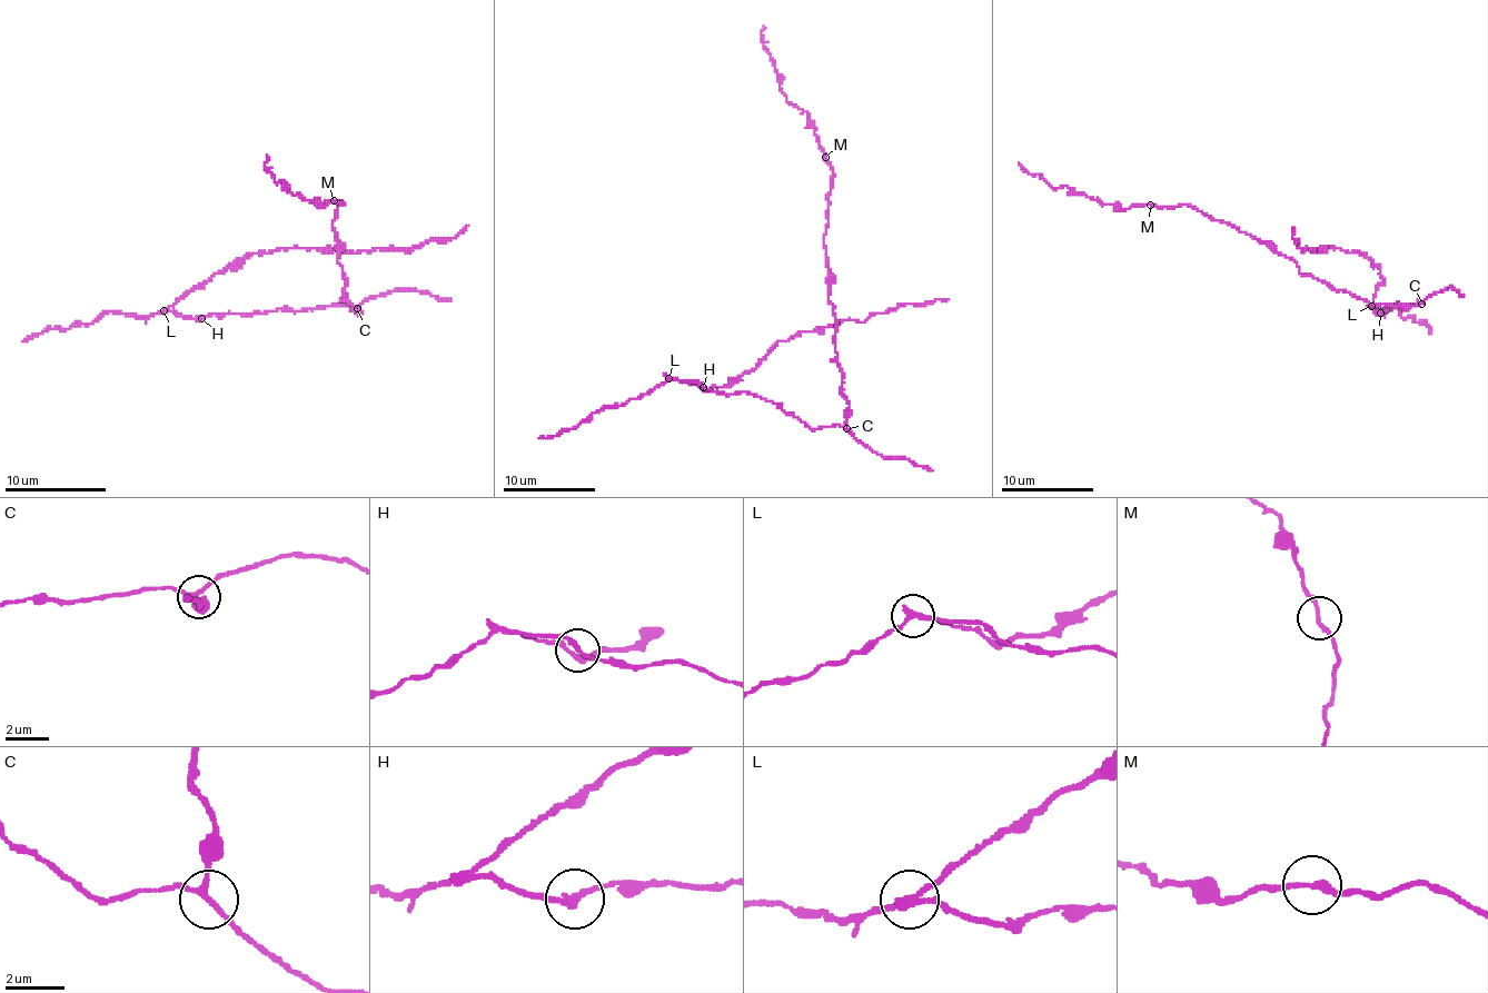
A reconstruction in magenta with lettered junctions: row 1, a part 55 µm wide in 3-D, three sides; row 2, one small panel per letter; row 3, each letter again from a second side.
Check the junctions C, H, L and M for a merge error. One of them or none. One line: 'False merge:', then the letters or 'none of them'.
False merge: L

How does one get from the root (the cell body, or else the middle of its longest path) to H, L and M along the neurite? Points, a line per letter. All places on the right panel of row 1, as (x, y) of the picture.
H: (1419, 301), (1410, 306), (1397, 304), (1380, 313)
L: (1419, 301), (1410, 306), (1397, 304), (1376, 313), (1371, 306)
M: (1419, 301), (1417, 306), (1369, 304), (1301, 274), (1292, 259), (1186, 204), (1151, 204)

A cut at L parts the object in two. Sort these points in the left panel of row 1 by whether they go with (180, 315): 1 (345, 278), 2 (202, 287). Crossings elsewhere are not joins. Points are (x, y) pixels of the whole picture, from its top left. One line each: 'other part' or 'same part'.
1: same part
2: other part

